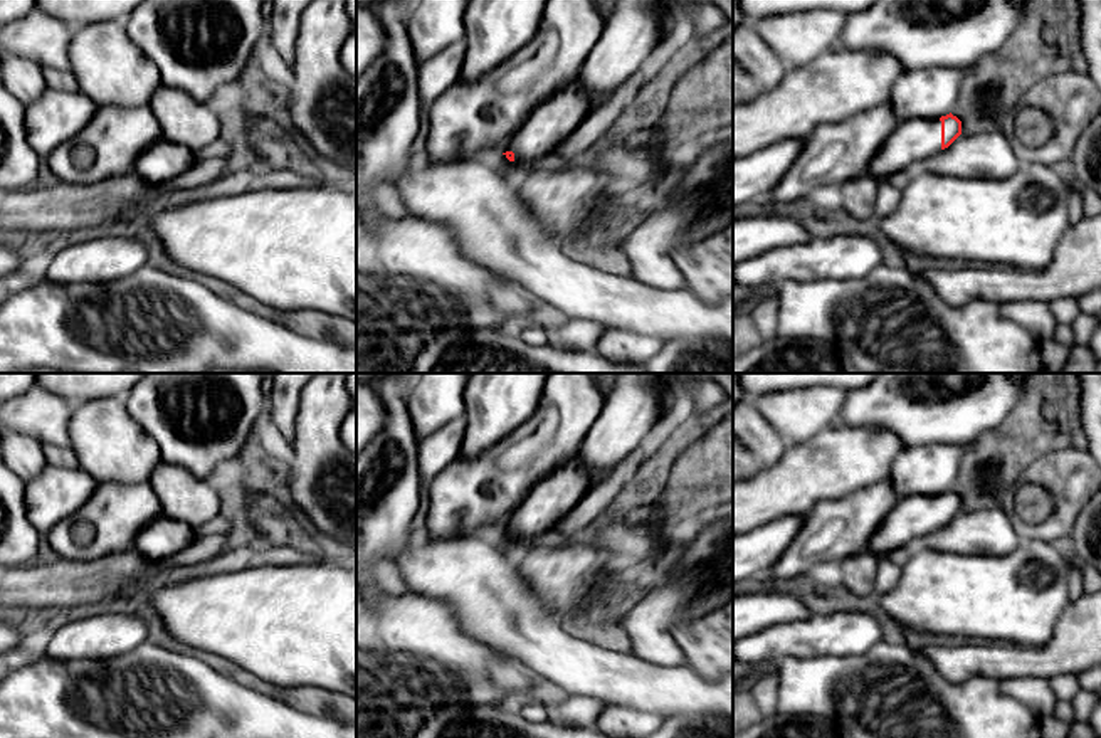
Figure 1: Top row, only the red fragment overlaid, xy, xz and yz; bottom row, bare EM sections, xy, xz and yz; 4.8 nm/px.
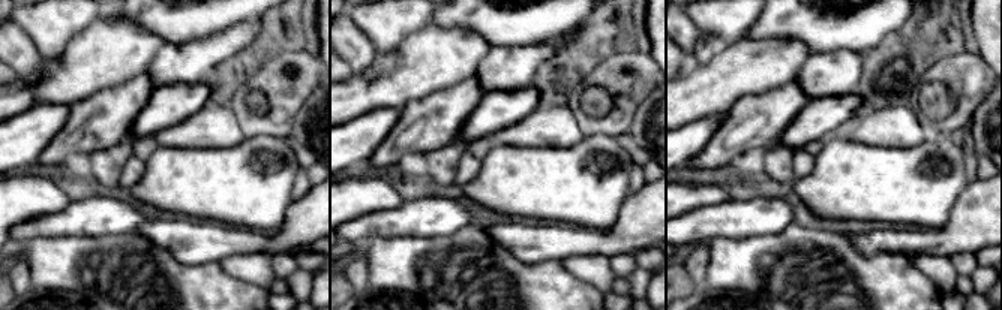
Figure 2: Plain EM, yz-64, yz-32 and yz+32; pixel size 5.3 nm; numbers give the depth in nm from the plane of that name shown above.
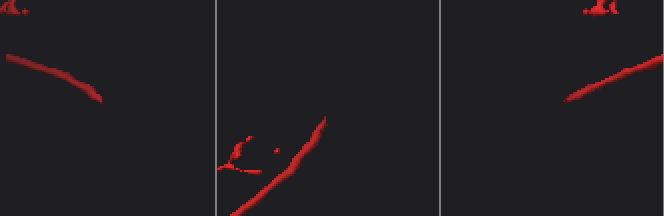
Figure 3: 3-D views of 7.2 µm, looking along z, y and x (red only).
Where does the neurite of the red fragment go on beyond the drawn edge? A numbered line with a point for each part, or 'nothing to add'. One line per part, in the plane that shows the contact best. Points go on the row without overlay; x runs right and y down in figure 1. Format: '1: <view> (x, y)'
1: yz (911, 518)

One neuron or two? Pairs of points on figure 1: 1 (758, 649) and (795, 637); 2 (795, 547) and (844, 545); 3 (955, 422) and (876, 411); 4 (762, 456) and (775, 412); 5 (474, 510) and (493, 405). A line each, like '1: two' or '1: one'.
1: one
2: one
3: one
4: two
5: two

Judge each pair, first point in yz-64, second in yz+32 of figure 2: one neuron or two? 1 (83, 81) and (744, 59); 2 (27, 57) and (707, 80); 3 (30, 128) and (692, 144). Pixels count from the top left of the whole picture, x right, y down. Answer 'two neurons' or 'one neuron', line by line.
1: one neuron
2: two neurons
3: one neuron

